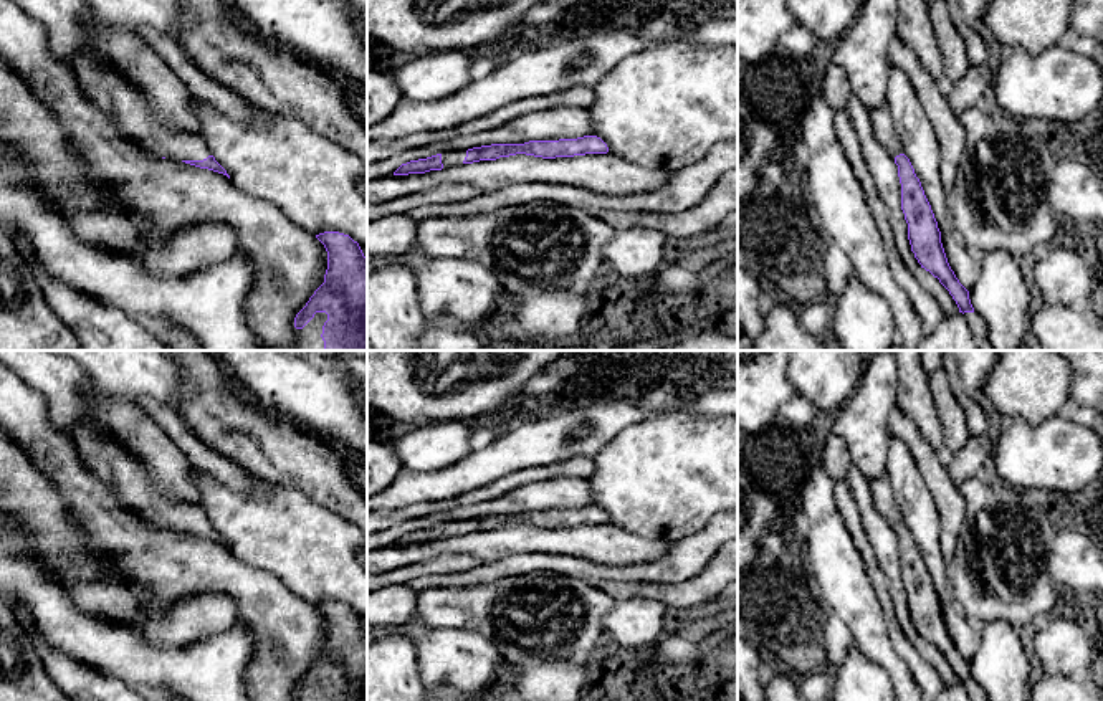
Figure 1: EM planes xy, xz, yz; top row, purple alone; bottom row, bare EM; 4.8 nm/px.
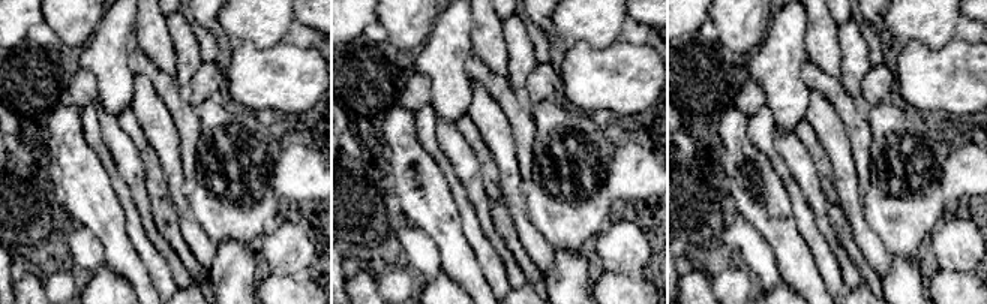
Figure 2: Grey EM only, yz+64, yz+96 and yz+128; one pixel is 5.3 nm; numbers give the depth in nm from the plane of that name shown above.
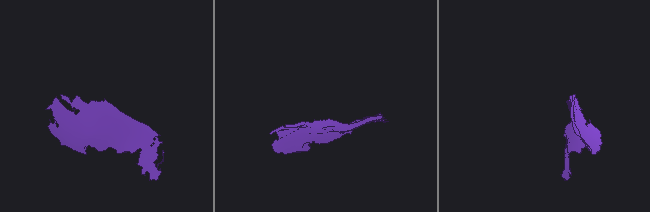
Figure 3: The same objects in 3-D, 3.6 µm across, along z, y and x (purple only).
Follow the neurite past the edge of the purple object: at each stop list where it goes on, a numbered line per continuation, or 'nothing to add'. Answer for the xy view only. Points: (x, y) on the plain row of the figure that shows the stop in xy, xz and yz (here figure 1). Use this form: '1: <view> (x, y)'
1: xy (123, 472)
2: xy (316, 693)

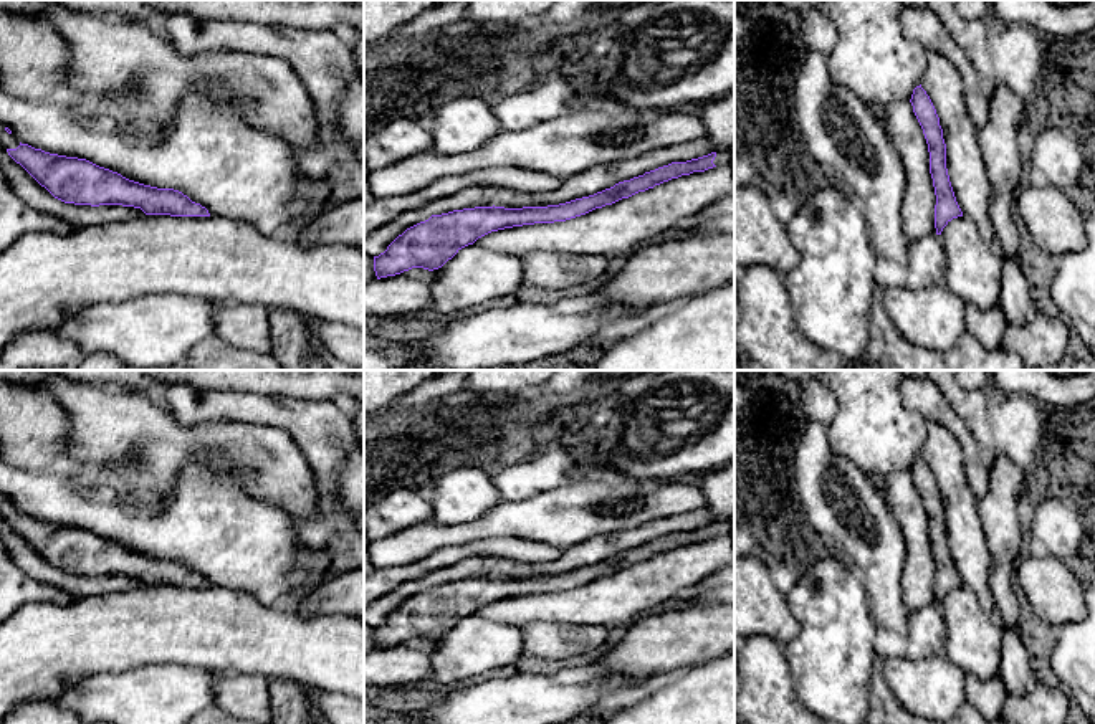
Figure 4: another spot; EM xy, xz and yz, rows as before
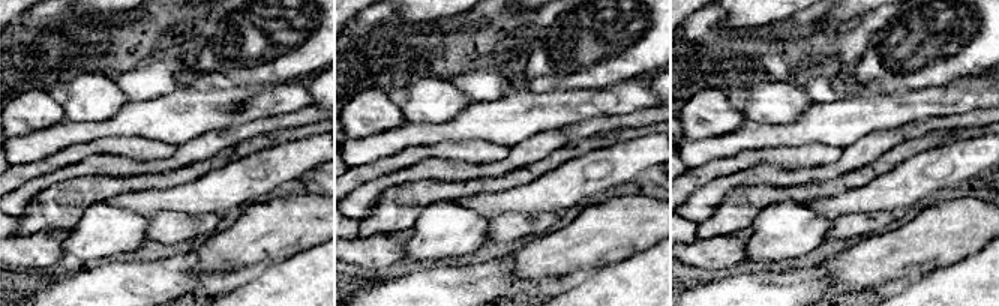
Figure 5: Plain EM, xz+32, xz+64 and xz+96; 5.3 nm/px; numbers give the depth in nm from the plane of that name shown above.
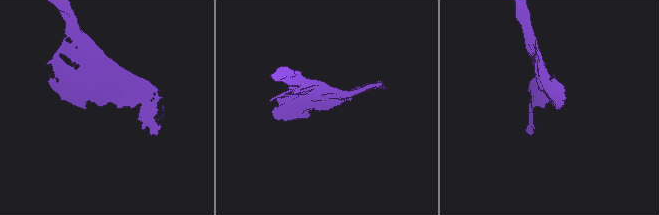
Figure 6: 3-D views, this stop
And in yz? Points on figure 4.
nothing to add

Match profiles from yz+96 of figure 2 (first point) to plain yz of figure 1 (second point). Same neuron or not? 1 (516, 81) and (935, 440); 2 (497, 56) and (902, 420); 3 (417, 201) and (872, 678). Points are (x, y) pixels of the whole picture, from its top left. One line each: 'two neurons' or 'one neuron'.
1: two neurons
2: two neurons
3: two neurons

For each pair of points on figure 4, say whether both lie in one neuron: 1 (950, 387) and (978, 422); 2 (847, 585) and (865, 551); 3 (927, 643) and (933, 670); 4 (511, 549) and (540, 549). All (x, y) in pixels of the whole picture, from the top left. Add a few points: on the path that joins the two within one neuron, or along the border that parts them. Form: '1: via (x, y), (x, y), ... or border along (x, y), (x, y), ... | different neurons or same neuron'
1: via (958, 395), (975, 414) | same neuron
2: border along (855, 572), (862, 582), (869, 609) | different neurons
3: border along (905, 657), (928, 658), (945, 655), (965, 675) | different neurons
4: via (518, 549), (533, 549) | same neuron

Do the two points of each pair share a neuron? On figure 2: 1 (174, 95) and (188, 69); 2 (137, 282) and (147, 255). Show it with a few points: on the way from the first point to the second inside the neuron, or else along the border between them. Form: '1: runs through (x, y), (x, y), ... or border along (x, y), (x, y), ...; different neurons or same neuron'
1: border along (173, 75), (182, 93), (194, 107); different neurons
2: border along (126, 232), (156, 288); different neurons

